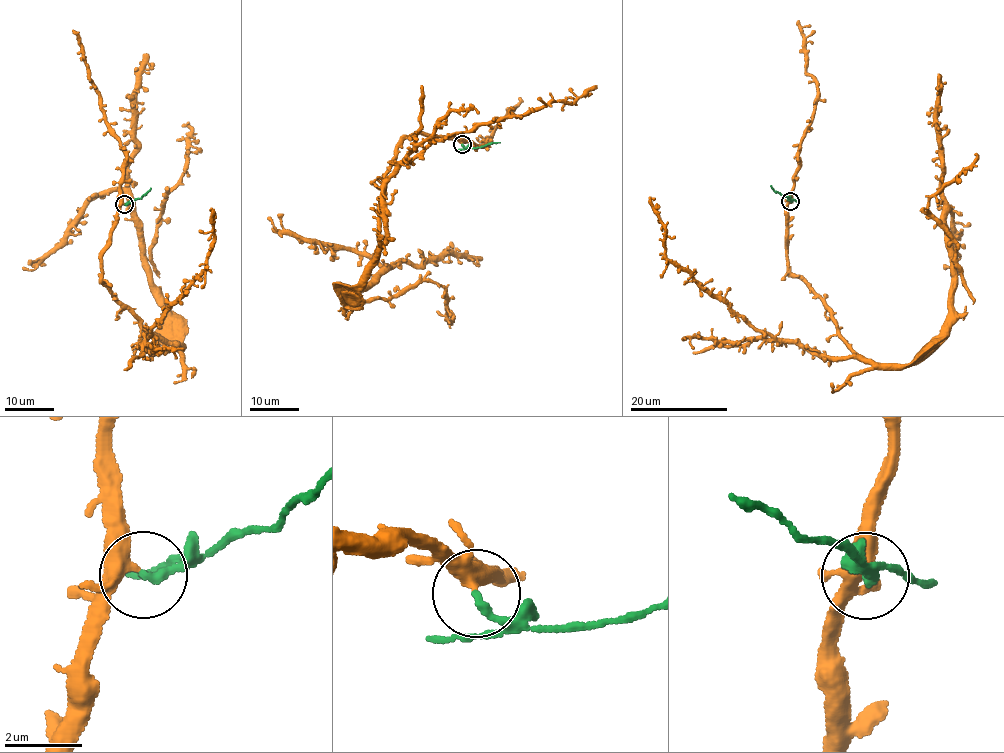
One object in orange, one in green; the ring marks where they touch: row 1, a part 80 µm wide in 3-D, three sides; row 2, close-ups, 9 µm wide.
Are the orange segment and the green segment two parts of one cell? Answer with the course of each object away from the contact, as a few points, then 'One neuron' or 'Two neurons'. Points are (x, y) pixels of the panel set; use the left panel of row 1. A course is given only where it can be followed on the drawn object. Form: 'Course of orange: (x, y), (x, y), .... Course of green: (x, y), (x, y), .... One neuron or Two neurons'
Course of orange: (124, 203), (102, 257), (103, 283), (146, 329), (183, 345), (154, 288), (130, 202), (127, 158), (148, 54). Course of green: (125, 204), (139, 199), (151, 188). Two neurons

